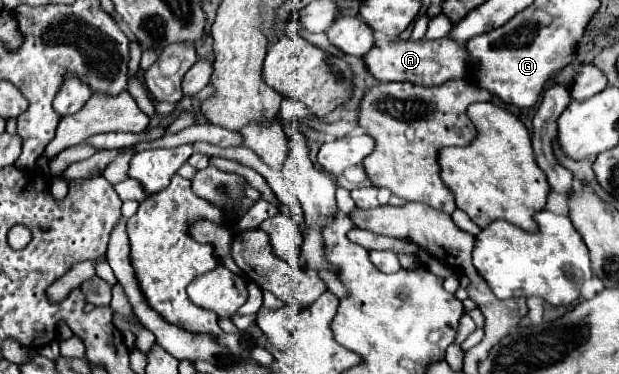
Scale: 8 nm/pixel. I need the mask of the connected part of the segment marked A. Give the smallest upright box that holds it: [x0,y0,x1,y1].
[361,38,467,86]

